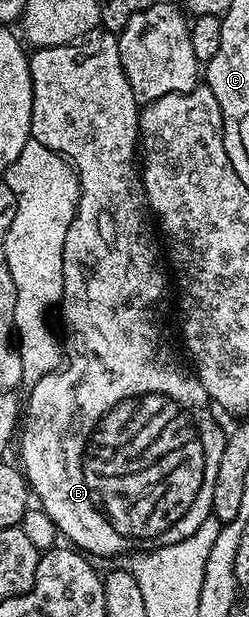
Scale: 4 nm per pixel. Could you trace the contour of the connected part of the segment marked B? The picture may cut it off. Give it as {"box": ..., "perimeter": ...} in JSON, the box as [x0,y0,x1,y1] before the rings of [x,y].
{"box":[17,28,225,558],"perimeter":[[[96,28],[83,38],[69,46],[41,46],[30,55],[31,79],[33,80],[33,116],[31,117],[32,139],[45,148],[53,148],[53,152],[63,155],[75,168],[79,175],[79,207],[75,209],[73,224],[69,224],[69,232],[65,236],[65,252],[63,253],[63,322],[67,325],[67,342],[65,338],[65,361],[59,369],[51,374],[41,376],[31,387],[31,395],[25,398],[25,409],[21,414],[21,429],[17,434],[21,471],[27,480],[32,495],[43,505],[47,518],[68,538],[72,547],[86,552],[88,555],[100,554],[103,558],[111,558],[122,550],[134,551],[138,548],[146,552],[156,546],[177,544],[177,540],[185,540],[185,536],[193,536],[193,532],[201,526],[205,516],[211,514],[211,497],[214,480],[217,479],[218,464],[225,439],[225,430],[211,419],[212,407],[198,378],[182,374],[171,362],[166,362],[159,355],[159,334],[155,326],[147,322],[151,318],[151,309],[155,301],[163,294],[163,270],[158,266],[161,262],[161,246],[149,217],[147,194],[143,191],[143,179],[137,165],[137,147],[139,145],[139,111],[141,103],[135,97],[133,88],[129,88],[129,80],[125,76],[125,68],[121,68],[119,55],[119,39],[110,30]]]}

